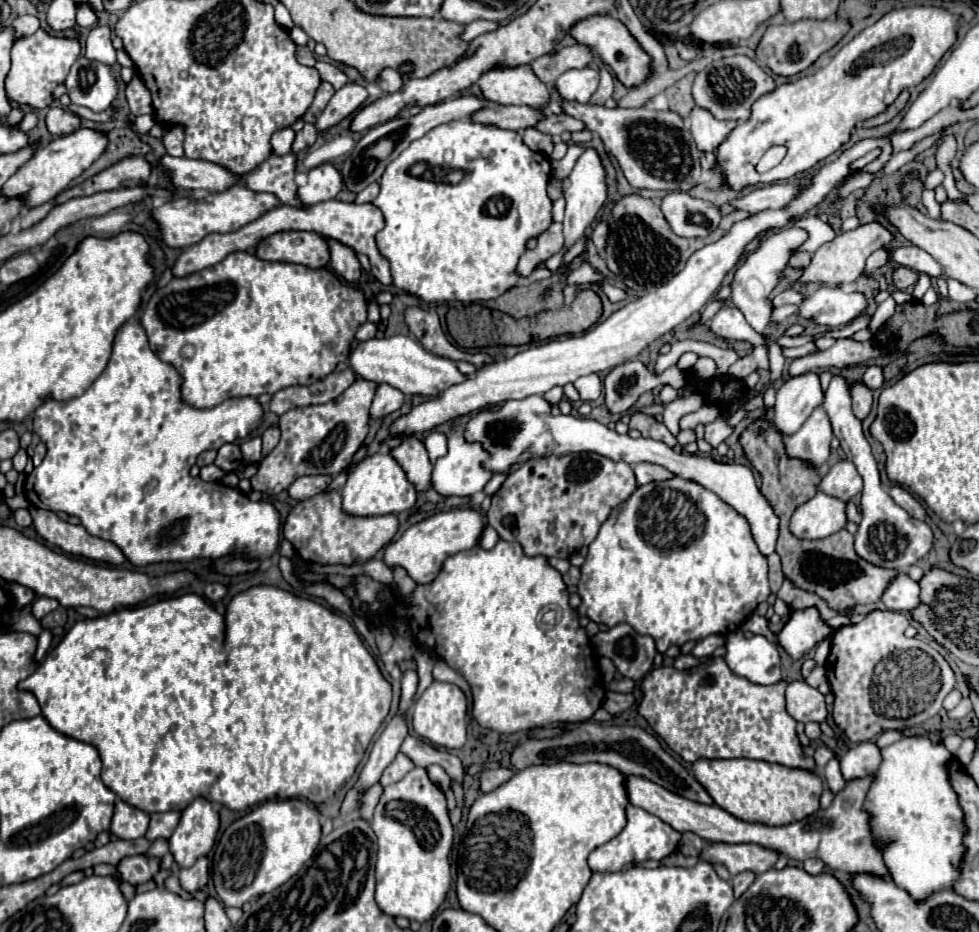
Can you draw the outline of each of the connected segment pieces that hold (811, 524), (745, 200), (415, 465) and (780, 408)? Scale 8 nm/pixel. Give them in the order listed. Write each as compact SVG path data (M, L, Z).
M818 491L812 499L796 507L790 519L790 531L798 539L824 539L846 527L844 501Z
M794 177L788 183L782 185L766 185L762 189L754 189L748 195L742 195L730 205L740 211L764 211L764 209L780 209L784 207L792 197L800 193L800 183L802 179Z
M404 437L402 443L392 449L392 455L418 493L426 493L432 487L432 463L420 439Z
M814 373L798 375L788 379L776 391L776 407L774 407L774 427L780 435L794 435L808 415L822 405L822 389L820 379Z

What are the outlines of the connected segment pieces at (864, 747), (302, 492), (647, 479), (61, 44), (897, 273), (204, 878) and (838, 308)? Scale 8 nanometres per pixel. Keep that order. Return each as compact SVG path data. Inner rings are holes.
M858 743L840 757L840 771L846 781L868 777L880 765L880 749L874 743Z
M304 475L304 477L298 477L288 487L288 495L296 501L310 499L310 497L322 493L330 485L330 481L332 481L330 475Z
M638 463L632 467L636 473L636 481L638 485L646 485L652 481L664 481L664 479L672 479L676 477L672 471L668 471L666 467L654 465L654 463Z
M38 29L34 35L26 37L26 39L20 39L14 43L12 47L12 69L6 77L6 95L10 101L18 103L18 105L28 105L32 109L46 109L54 97L52 97L52 91L56 89L56 85L64 83L72 63L80 57L80 43L76 39L64 39L64 37L52 37L48 35L46 31Z
M896 267L896 269L892 271L892 283L894 283L894 287L900 289L900 291L912 287L912 285L916 283L916 279L918 279L918 275L916 275L912 269L908 269L908 267Z
M200 857L192 867L180 869L178 879L180 879L180 887L188 893L196 893L204 889L208 883L208 859Z
M820 287L816 293L808 295L798 307L798 317L814 321L824 327L840 327L856 319L866 309L866 297L856 291L846 291L842 287Z

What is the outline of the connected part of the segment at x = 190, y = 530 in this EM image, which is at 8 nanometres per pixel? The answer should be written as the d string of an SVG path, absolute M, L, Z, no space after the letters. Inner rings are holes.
M134 321L124 323L120 327L120 331L116 333L114 349L112 349L112 357L108 361L108 367L102 371L102 375L80 397L74 397L74 399L70 399L66 403L56 403L52 399L52 401L42 403L34 411L32 431L36 435L40 435L40 439L46 443L46 457L42 459L40 467L36 467L26 477L26 485L24 485L26 487L26 497L38 509L48 509L48 511L54 511L54 513L62 511L62 513L78 517L80 523L82 523L82 527L90 535L116 543L124 551L124 555L128 557L128 561L132 565L136 565L136 567L146 567L150 563L162 563L162 561L192 561L192 559L210 559L210 561L216 561L216 559L228 557L228 555L264 561L264 559L272 557L272 553L278 549L278 541L280 541L280 513L276 511L276 507L272 503L266 503L266 501L250 501L242 491L224 489L222 485L218 487L216 483L204 483L200 477L192 477L190 475L190 469L192 469L192 465L196 463L196 457L202 451L206 451L206 449L220 449L222 445L234 443L236 439L246 439L256 427L260 427L262 417L264 417L264 409L258 403L258 399L254 399L254 397L226 399L222 405L218 405L214 409L194 409L194 407L184 405L180 401L180 383L182 383L182 377L178 375L178 371L172 365L160 361L154 355L154 351L150 349L142 325L138 325Z

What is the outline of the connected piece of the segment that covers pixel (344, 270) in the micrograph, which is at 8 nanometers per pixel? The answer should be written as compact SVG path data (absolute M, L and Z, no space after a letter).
M328 239L328 243L330 243L330 255L332 255L332 269L344 281L358 283L358 279L362 275L362 267L360 267L360 263L356 259L356 253L350 247L346 247L346 245L342 245L342 243L334 241L334 239Z

